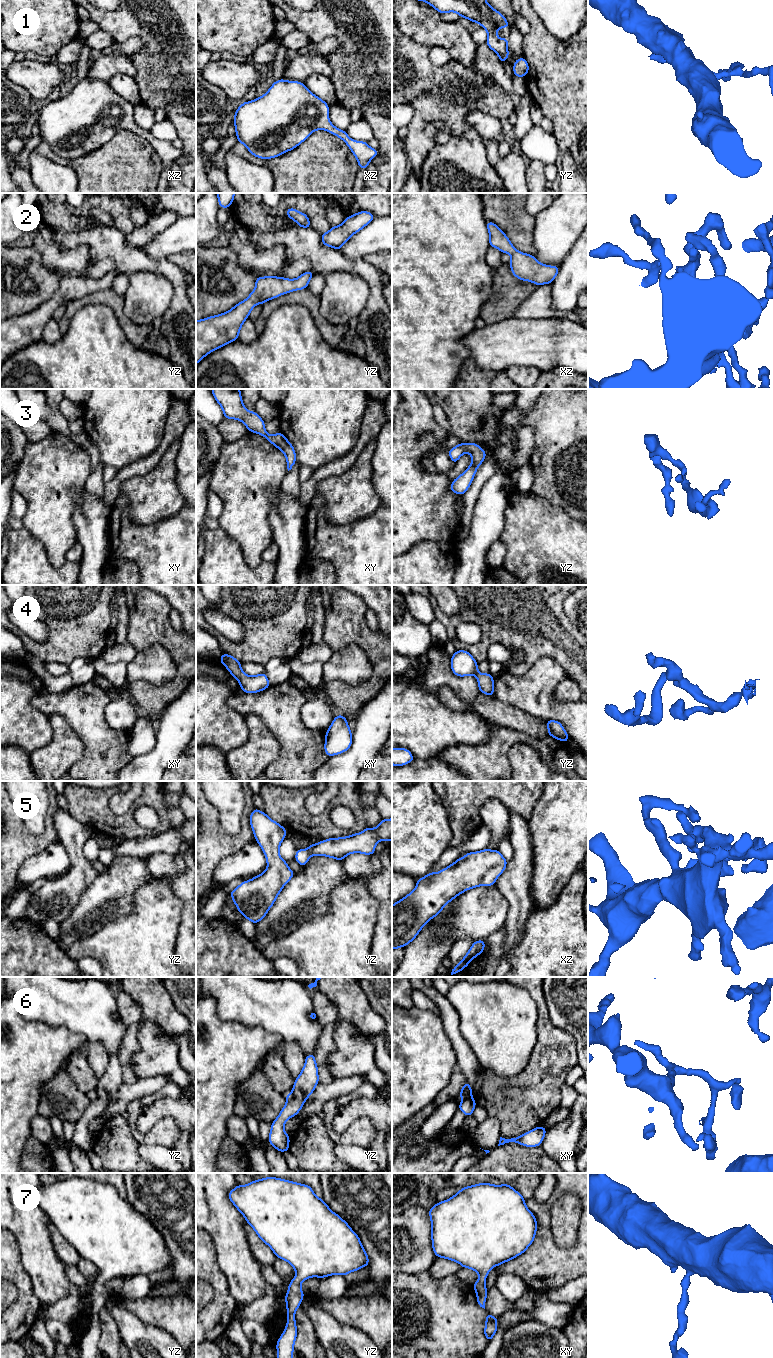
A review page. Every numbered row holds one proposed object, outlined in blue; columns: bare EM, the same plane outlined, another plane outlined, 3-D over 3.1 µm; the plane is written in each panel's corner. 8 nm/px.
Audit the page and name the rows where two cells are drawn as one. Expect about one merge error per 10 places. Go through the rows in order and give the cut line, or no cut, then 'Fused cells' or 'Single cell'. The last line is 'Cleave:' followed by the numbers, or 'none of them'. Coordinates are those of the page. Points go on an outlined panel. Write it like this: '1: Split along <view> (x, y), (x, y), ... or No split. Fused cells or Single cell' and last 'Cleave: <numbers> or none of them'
1: No split. Single cell
2: No split. Single cell
3: No split. Single cell
4: No split. Single cell
5: No split. Single cell
6: Split along yz (291, 1093), (305, 1100). Fused cells
7: No split. Single cell
Cleave: 6

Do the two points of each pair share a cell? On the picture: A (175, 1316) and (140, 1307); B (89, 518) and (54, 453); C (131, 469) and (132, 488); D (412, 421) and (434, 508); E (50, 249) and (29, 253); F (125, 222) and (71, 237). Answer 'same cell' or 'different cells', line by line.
A: same cell
B: different cells
C: different cells
D: same cell
E: different cells
F: different cells

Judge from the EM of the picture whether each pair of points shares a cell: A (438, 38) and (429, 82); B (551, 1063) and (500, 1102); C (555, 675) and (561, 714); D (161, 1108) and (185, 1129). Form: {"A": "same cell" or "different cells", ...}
{"A": "different cells", "B": "same cell", "C": "same cell", "D": "same cell"}

